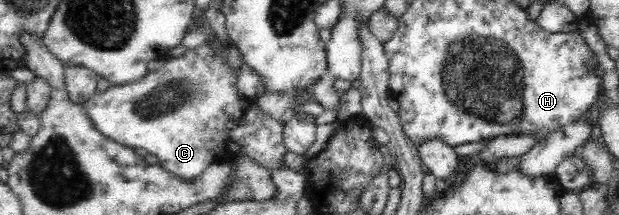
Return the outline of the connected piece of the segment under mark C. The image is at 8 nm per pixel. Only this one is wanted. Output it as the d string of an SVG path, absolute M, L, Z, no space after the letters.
M207 42L199 48L189 49L184 55L164 60L161 68L148 71L147 74L135 82L127 85L109 85L105 91L98 89L83 100L83 110L105 137L120 145L138 149L145 149L148 154L156 154L159 164L180 179L196 179L213 160L221 158L235 158L247 156L263 165L268 172L277 169L279 158L285 154L282 132L284 125L273 120L271 116L257 110L255 100L249 102L241 98L235 88L236 77L227 62L214 54L207 46Z

